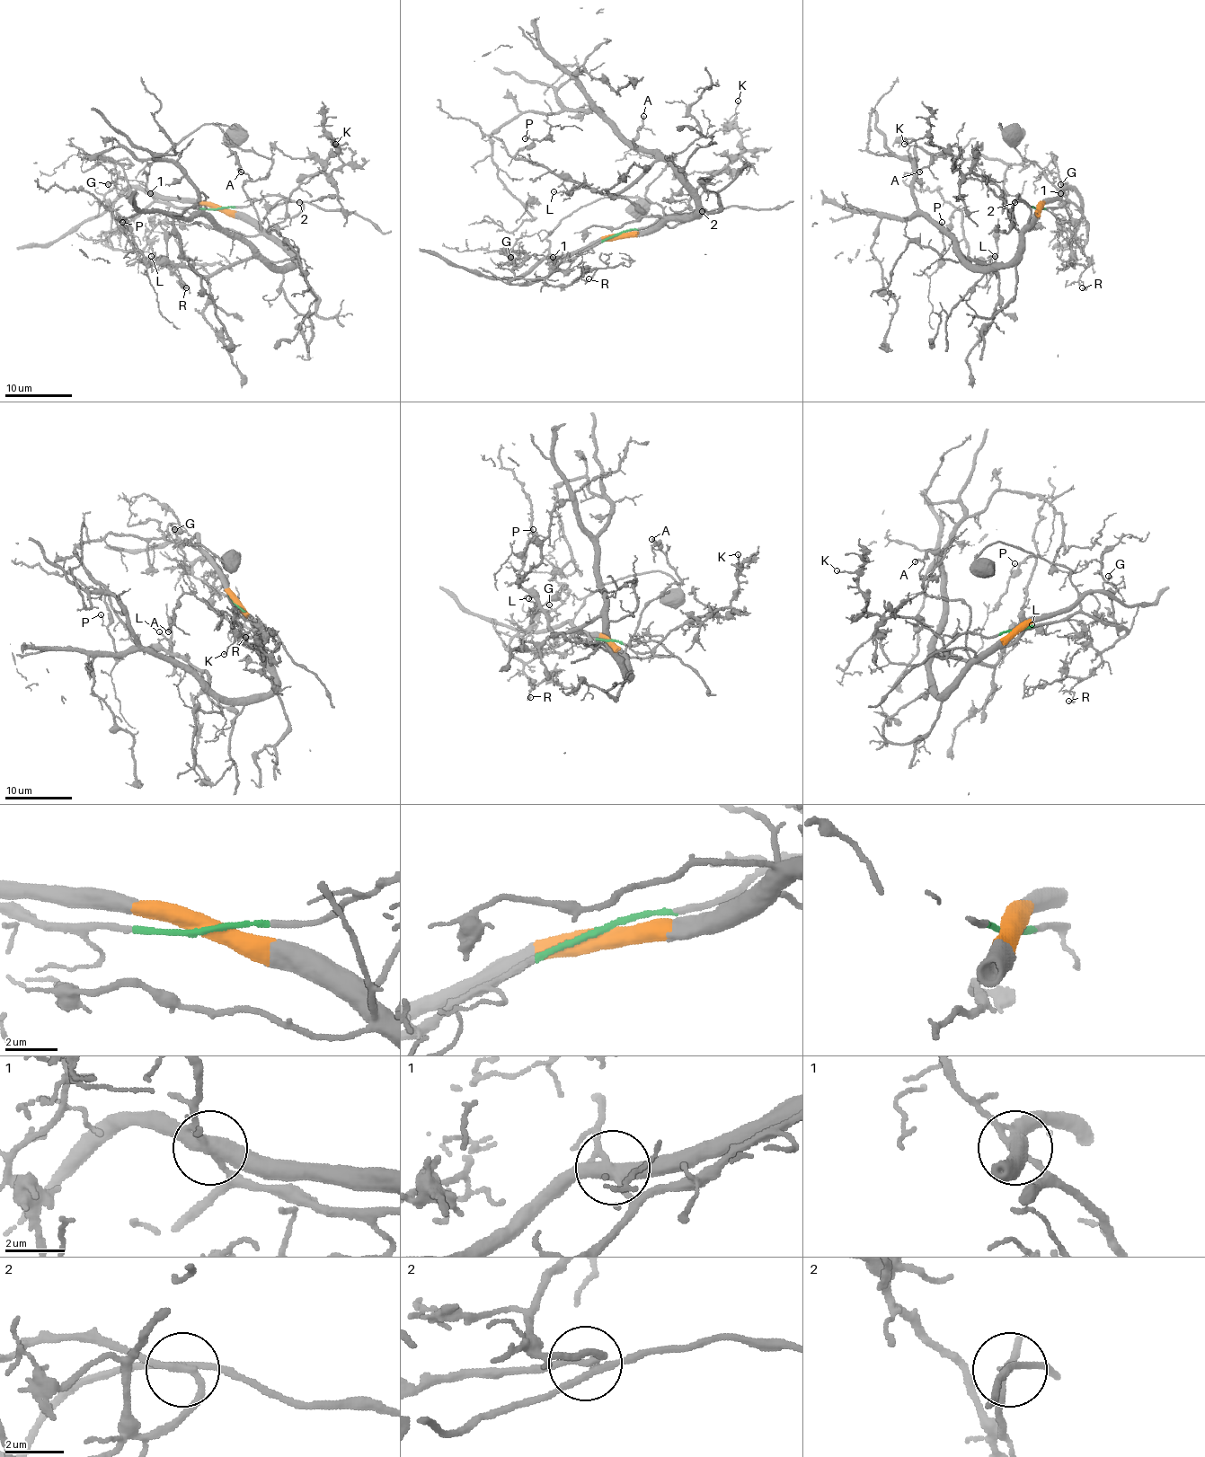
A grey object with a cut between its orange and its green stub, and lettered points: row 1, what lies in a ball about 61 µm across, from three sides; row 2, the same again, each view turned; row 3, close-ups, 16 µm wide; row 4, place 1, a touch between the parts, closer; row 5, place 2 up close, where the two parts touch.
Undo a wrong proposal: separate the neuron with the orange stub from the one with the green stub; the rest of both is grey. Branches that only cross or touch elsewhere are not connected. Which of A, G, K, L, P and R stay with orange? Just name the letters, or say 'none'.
A, L, P

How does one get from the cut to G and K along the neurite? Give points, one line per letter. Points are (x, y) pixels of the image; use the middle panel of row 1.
G: (619, 234), (558, 262), (538, 232), (516, 242), (512, 251), (519, 262), (514, 264), (511, 257)
K: (619, 234), (652, 226), (668, 215), (705, 210), (694, 210), (690, 197), (746, 151), (734, 124), (737, 100)

